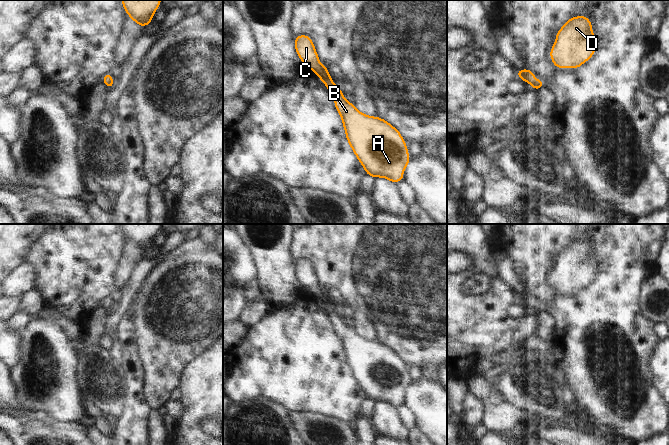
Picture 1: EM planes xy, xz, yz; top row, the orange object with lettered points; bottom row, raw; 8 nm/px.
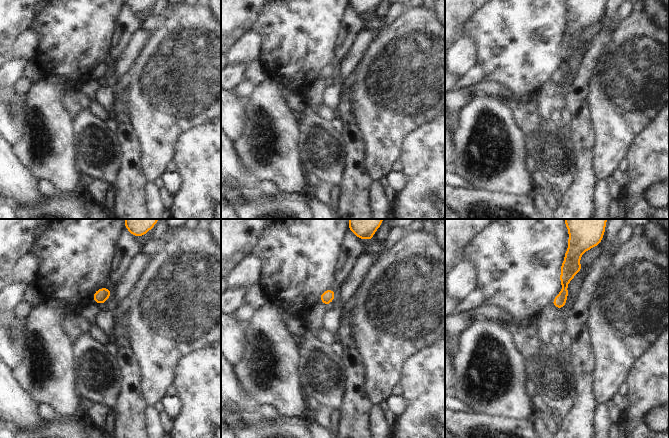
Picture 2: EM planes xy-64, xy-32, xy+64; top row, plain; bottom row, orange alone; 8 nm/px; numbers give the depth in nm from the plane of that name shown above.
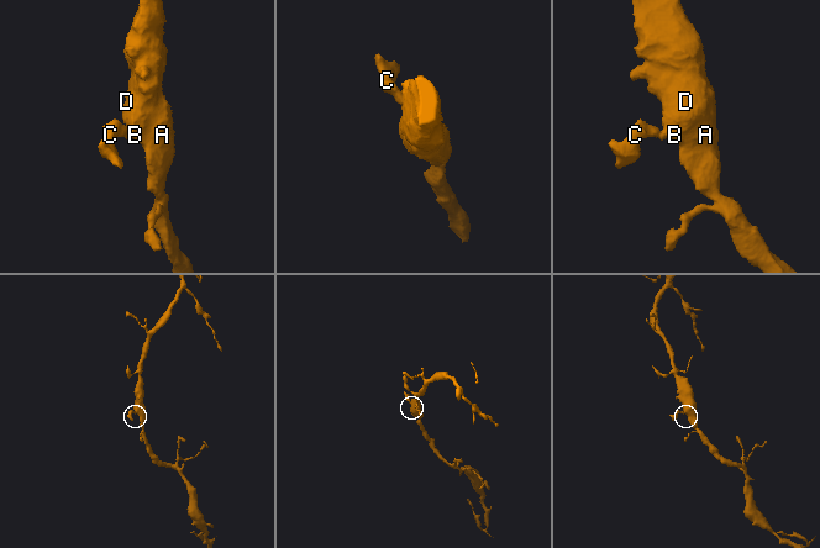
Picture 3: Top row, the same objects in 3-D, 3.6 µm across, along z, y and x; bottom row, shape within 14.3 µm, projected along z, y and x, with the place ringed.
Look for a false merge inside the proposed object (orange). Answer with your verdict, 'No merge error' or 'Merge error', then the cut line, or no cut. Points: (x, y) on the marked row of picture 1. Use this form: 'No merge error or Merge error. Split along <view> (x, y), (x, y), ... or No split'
No merge error. No split

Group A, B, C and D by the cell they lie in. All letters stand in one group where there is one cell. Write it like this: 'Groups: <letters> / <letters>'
Groups: A B C D

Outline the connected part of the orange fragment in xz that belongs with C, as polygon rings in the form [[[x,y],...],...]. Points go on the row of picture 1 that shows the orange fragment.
[[[309,36],[295,37],[295,50],[304,67],[315,71],[329,88],[330,96],[335,98],[334,106],[342,118],[347,141],[367,175],[384,177],[394,183],[403,181],[403,171],[410,160],[400,131],[384,119],[359,112],[353,103],[344,99],[339,86],[332,81],[327,66],[320,64]]]

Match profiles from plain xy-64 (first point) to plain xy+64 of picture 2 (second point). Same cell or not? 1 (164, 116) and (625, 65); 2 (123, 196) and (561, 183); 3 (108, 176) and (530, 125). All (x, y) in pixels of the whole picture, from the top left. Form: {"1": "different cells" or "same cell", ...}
{"1": "same cell", "2": "different cells", "3": "different cells"}

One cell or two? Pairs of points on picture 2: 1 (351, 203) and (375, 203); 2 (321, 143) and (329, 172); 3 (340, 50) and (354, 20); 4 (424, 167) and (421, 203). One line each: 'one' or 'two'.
1: two
2: one
3: one
4: one

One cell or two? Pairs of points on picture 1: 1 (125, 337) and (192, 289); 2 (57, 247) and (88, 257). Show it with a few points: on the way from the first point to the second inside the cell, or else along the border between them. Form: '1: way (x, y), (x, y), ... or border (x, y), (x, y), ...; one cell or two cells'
1: border (128, 308), (133, 311), (134, 342), (139, 353); two cells
2: way (65, 251), (80, 251); one cell

